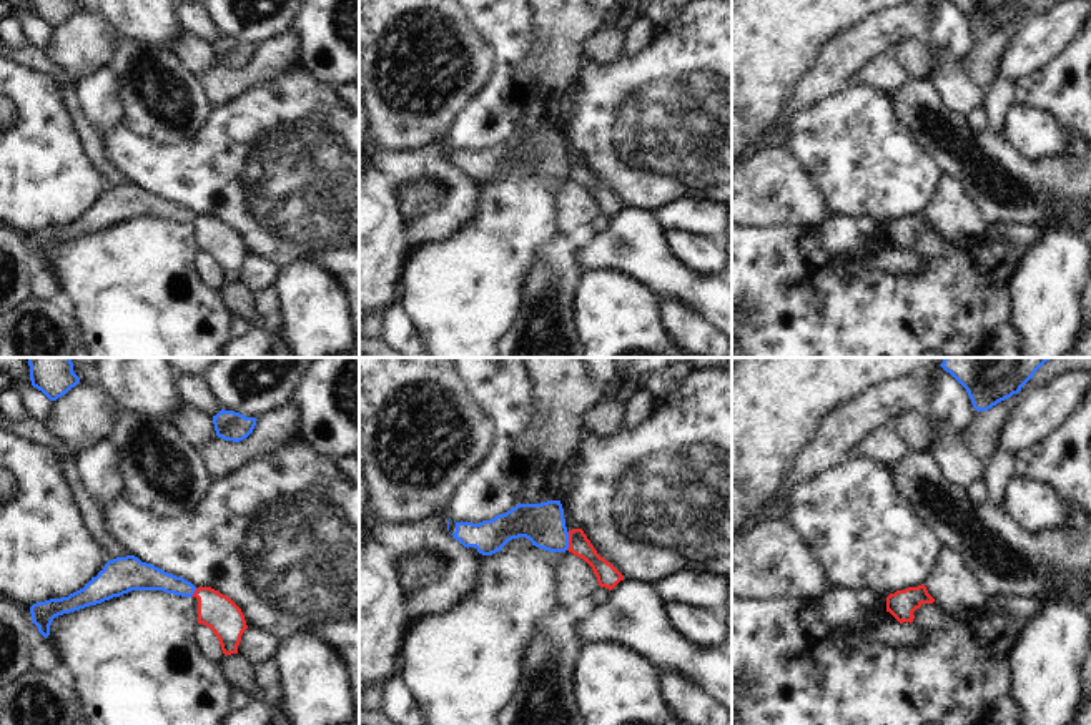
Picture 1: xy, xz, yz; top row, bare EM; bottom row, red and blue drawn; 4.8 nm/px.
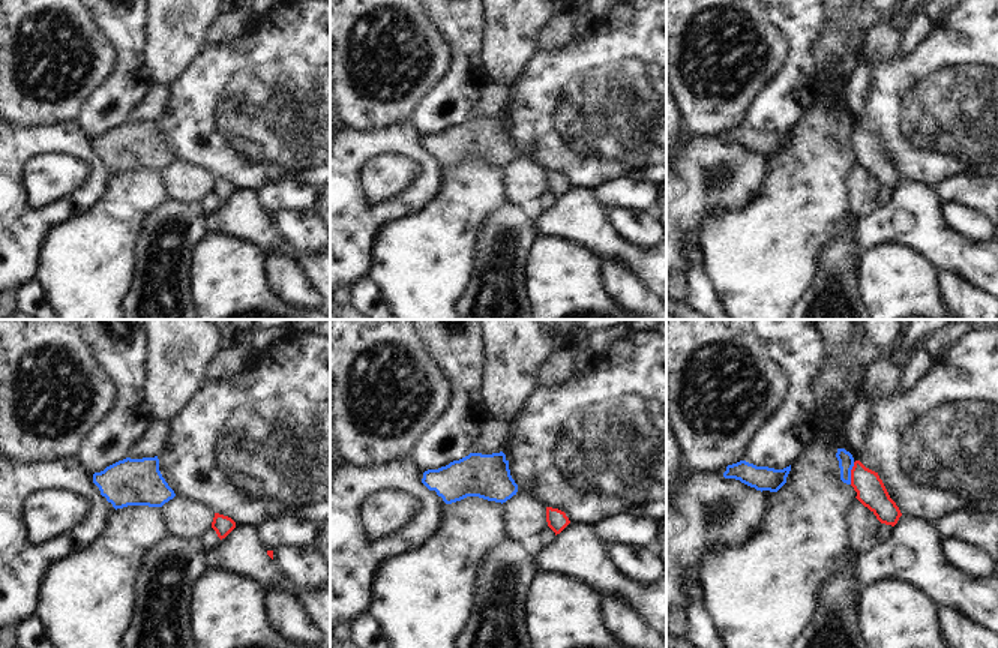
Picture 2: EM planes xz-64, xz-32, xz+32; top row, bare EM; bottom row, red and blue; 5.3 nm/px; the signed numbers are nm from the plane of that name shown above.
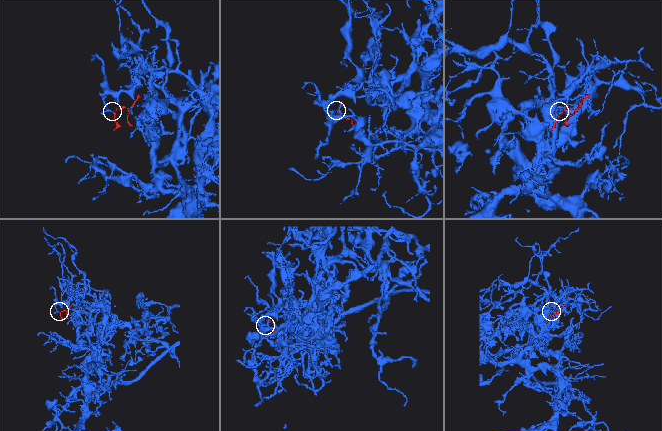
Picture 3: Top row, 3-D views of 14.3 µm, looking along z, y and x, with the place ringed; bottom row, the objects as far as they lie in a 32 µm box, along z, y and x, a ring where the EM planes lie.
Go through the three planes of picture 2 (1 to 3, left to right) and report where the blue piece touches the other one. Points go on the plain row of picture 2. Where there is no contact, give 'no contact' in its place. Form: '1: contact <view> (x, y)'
1: no contact
2: no contact
3: contact xz+32 (851, 137)

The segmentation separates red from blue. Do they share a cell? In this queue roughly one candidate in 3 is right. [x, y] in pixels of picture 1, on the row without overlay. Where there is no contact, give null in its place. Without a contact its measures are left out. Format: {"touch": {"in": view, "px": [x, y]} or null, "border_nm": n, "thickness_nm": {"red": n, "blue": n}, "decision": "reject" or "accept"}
{"touch": {"in": "xz", "px": [569, 168]}, "border_nm": 90, "thickness_nm": {"red": 110, "blue": 200}, "decision": "reject"}

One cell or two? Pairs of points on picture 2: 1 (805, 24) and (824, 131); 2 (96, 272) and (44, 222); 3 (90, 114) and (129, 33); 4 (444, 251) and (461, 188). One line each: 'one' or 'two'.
1: two
2: two
3: one
4: one

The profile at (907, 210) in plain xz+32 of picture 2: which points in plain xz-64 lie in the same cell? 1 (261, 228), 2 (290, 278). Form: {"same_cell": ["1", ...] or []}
{"same_cell": ["1"]}

